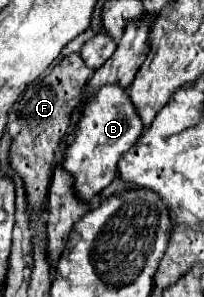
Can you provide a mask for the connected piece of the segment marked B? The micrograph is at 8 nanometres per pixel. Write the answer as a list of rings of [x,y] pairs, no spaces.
[[[107,83],[97,89],[89,99],[85,99],[79,115],[77,129],[63,151],[61,167],[73,175],[75,197],[83,203],[91,203],[115,179],[117,159],[121,159],[121,155],[139,139],[143,121],[127,91],[119,83]]]

